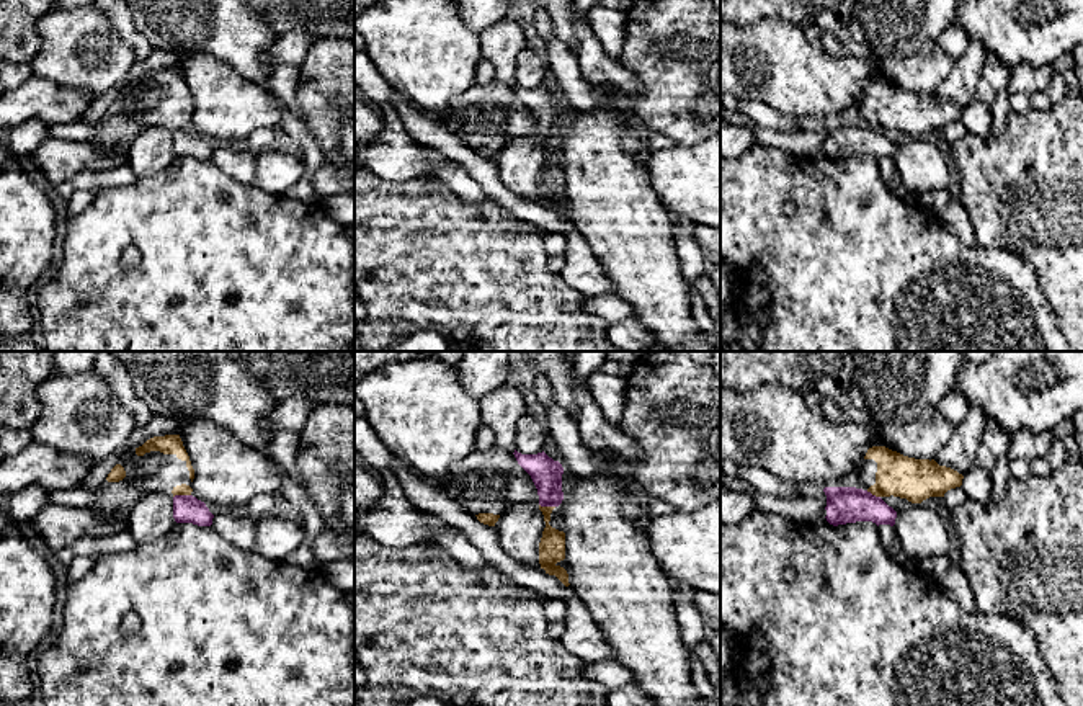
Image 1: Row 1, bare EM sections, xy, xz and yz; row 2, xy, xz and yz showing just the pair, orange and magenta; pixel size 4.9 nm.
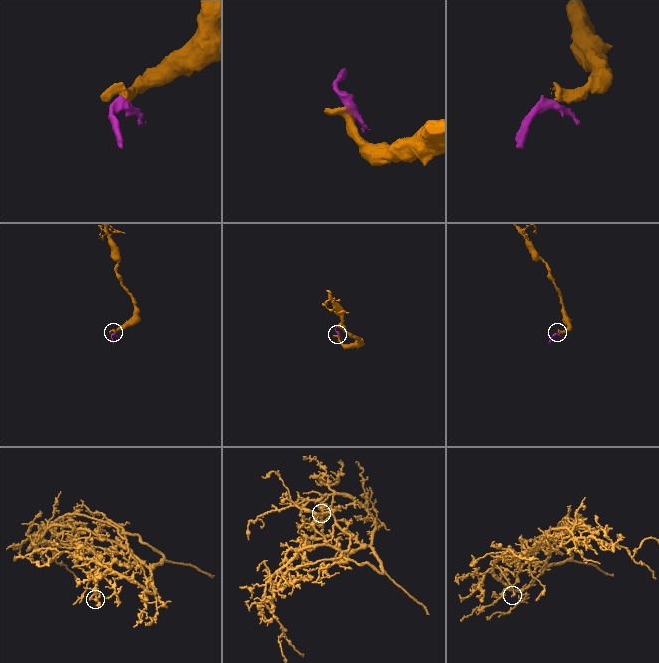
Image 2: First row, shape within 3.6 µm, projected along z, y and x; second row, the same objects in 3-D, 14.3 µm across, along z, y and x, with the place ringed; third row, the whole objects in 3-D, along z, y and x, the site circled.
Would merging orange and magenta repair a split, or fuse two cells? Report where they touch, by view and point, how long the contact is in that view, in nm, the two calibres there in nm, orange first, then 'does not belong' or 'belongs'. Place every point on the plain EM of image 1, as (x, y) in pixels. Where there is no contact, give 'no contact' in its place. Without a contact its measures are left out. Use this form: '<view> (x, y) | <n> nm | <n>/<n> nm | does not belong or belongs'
xy (182, 128) | 90 nm | 60/140 nm | does not belong

